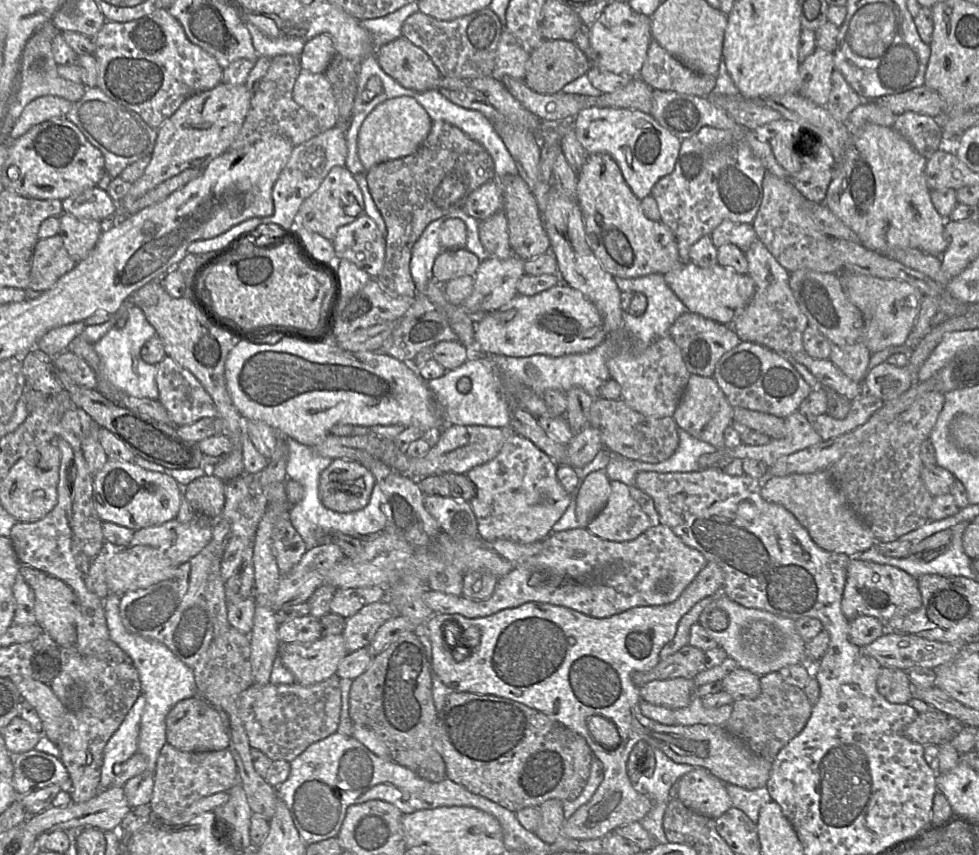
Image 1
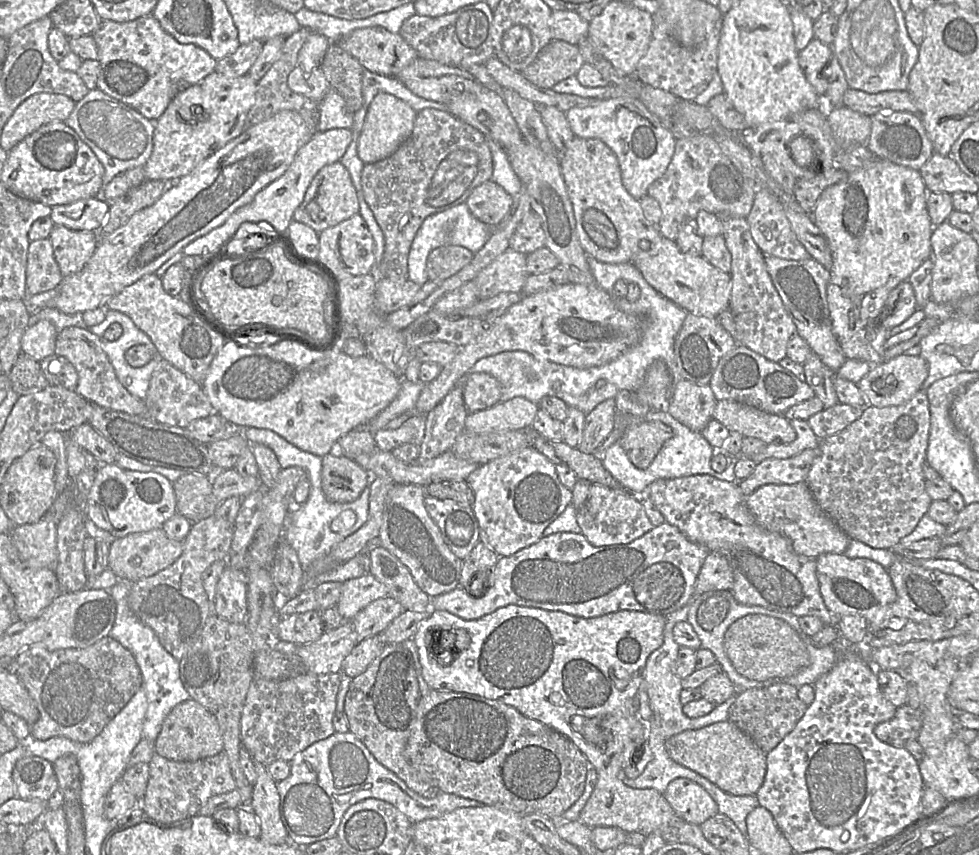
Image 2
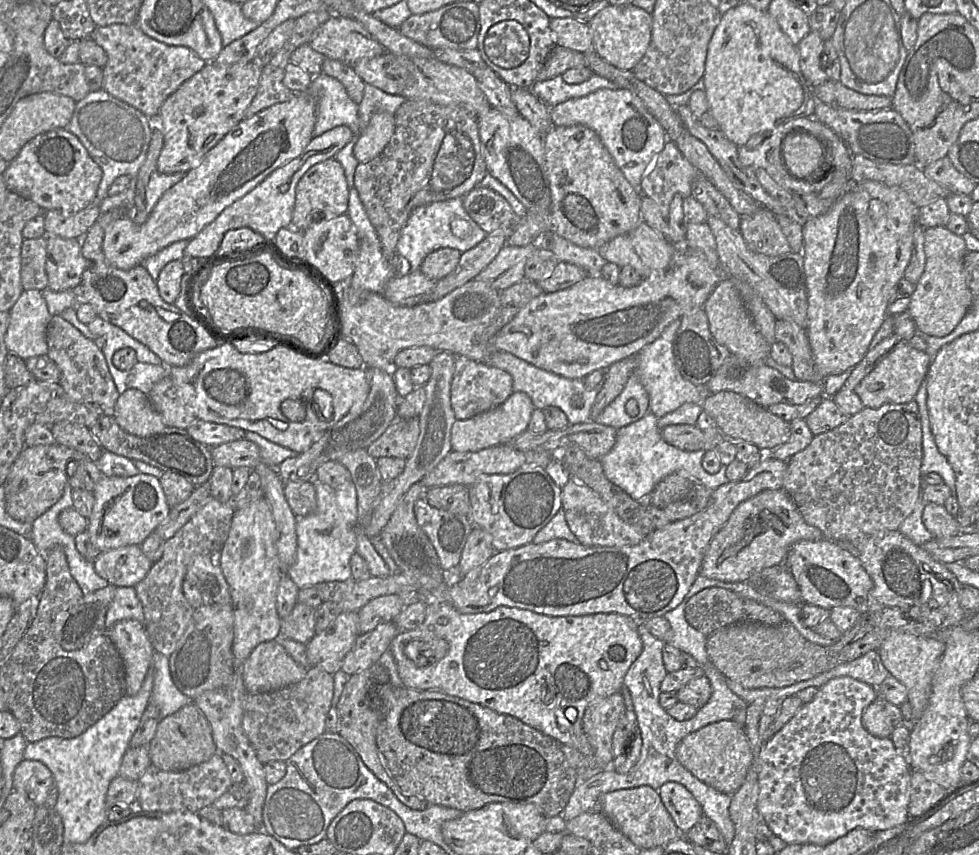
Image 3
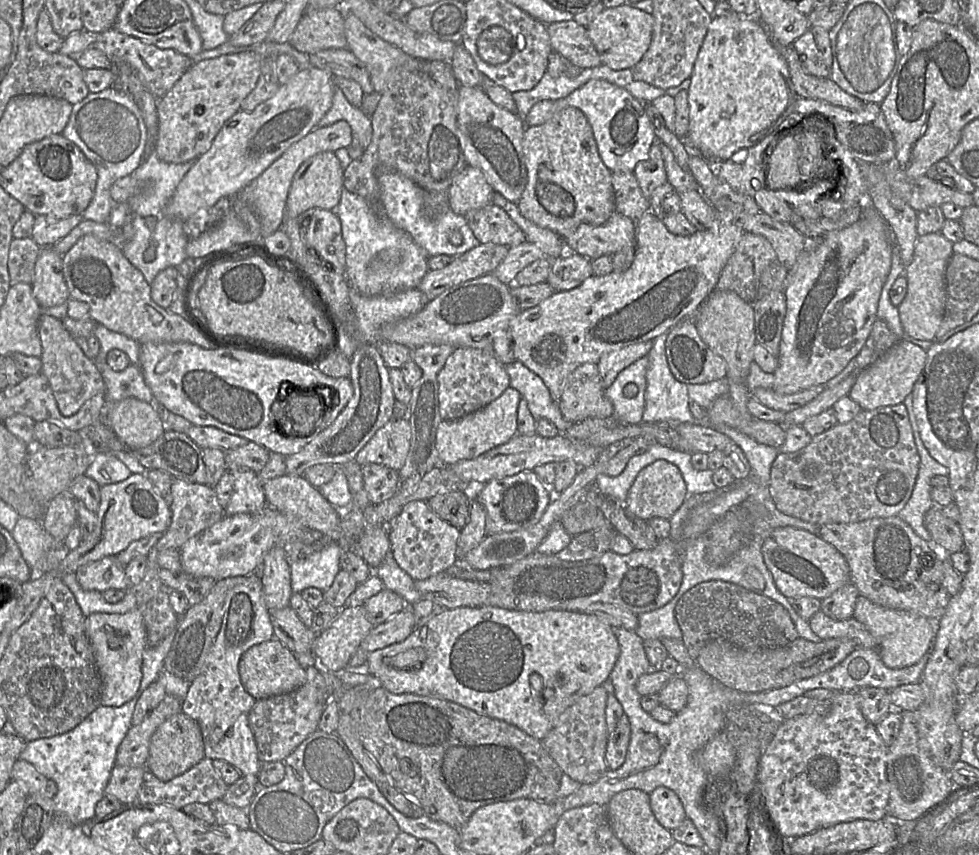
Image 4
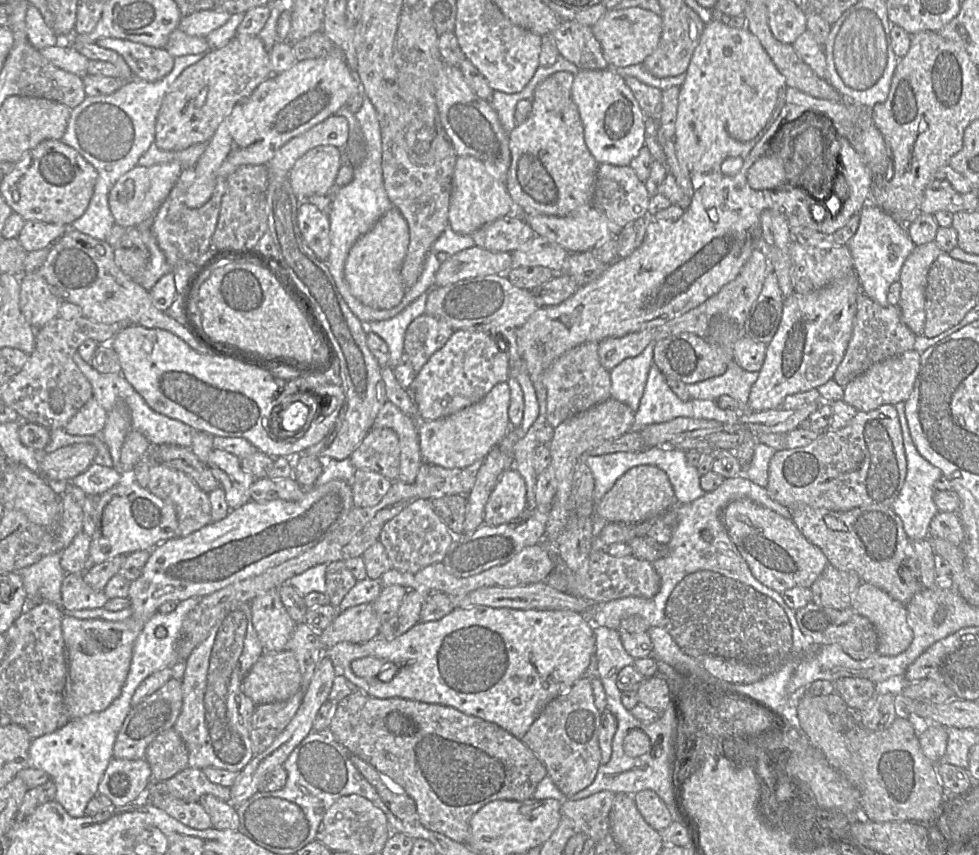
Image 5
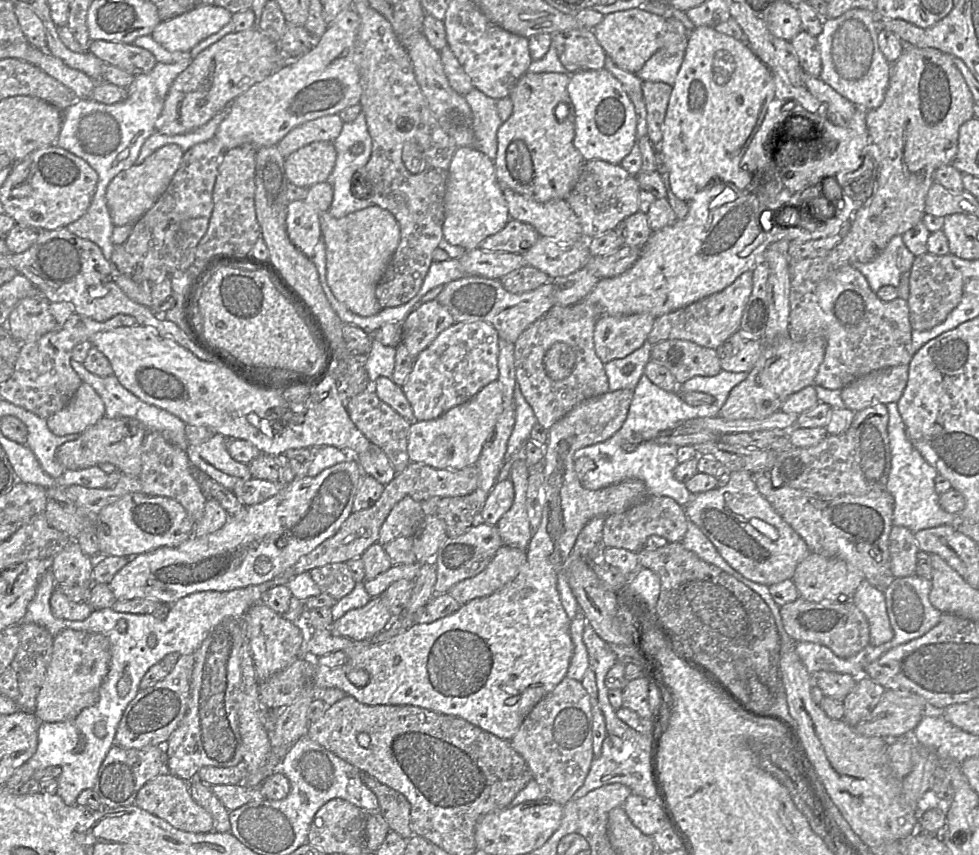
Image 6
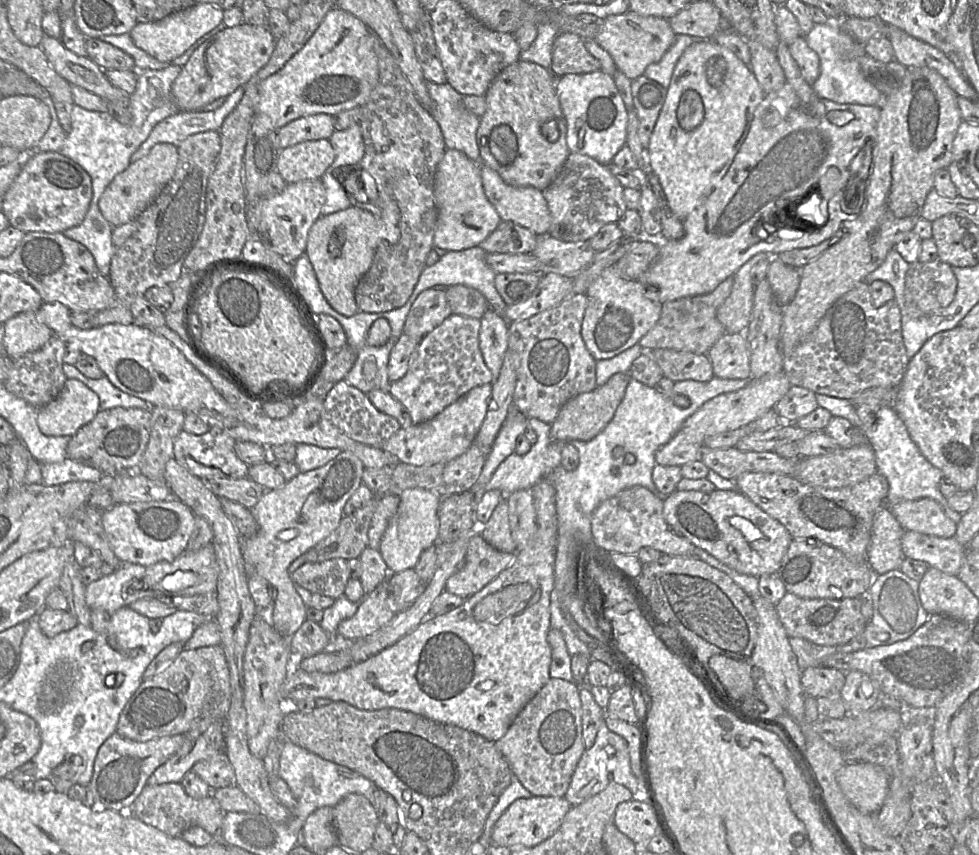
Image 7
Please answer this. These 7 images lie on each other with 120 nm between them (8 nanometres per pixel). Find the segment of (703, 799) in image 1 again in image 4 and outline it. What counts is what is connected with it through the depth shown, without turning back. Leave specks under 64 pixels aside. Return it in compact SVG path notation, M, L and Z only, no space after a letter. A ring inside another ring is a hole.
M659 786L649 793L649 803L656 820L670 831L687 818L680 798L667 787Z

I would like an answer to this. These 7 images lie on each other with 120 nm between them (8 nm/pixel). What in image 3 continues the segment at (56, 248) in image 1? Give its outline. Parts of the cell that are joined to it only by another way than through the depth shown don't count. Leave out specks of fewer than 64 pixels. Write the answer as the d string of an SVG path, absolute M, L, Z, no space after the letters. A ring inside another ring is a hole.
M47 237L24 239L21 247L21 285L24 290L48 289L45 269Z

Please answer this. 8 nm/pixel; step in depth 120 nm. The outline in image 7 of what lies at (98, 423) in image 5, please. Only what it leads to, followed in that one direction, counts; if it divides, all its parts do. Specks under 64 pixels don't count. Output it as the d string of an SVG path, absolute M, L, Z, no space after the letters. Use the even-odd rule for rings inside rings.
M67 379L59 395L38 409L37 424L46 436L73 436L100 411L98 395L84 383Z

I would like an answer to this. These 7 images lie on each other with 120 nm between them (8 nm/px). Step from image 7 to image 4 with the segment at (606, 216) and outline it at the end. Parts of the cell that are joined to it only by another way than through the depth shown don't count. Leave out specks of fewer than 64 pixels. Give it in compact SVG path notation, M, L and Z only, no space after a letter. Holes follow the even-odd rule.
M612 172L615 211L633 221L638 221L645 212L651 210L639 186L634 172Z

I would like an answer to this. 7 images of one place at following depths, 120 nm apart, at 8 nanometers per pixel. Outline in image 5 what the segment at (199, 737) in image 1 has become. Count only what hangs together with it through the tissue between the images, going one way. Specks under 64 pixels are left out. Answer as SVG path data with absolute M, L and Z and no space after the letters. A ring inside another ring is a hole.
M174 727L155 737L144 758L152 771L151 783L170 779L188 767L188 750Z

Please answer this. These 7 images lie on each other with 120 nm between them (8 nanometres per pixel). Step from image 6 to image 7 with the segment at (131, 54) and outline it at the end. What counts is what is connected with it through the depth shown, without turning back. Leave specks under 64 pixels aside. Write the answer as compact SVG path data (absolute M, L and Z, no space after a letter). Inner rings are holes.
M86 38L88 57L103 70L136 70L132 56L97 38Z

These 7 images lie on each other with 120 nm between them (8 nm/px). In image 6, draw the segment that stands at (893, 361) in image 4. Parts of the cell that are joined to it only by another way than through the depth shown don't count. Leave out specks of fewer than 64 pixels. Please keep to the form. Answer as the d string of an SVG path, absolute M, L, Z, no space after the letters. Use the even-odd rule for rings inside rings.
M899 365L861 377L841 390L847 409L859 412L876 404L897 403L908 381L908 365Z

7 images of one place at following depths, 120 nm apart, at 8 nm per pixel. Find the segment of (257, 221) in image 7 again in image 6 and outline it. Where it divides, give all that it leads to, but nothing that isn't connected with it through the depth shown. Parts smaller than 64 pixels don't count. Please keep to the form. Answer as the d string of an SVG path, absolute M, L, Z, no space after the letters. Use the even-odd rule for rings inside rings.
M326 181L308 188L304 200L287 206L287 233L291 242L312 259L321 240L320 215L327 212L333 200L333 187Z

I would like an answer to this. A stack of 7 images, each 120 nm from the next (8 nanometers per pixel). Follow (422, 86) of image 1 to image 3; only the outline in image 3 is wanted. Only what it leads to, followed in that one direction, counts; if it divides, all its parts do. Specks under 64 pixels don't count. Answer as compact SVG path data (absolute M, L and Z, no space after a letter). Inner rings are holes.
M337 14L319 28L309 46L326 58L348 65L387 52L360 22Z

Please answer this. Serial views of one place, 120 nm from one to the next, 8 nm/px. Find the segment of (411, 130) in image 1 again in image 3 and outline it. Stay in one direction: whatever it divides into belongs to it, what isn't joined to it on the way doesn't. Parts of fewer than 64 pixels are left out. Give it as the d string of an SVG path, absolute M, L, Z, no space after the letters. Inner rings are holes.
M377 111L360 134L353 153L359 163L366 163L379 156L389 143L395 130L394 115Z

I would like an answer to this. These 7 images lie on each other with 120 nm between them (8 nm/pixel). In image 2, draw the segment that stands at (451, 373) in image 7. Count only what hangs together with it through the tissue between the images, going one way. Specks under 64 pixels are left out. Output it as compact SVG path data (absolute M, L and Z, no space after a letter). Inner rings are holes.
M468 373L461 382L461 388L468 413L486 410L500 402L501 386L487 373Z

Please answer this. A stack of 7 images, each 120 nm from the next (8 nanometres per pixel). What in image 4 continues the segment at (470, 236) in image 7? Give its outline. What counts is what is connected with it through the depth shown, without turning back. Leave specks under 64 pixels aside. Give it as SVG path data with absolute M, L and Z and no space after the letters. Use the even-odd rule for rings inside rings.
M467 165L448 190L450 208L454 213L466 216L471 210L491 204L494 192L482 171Z

